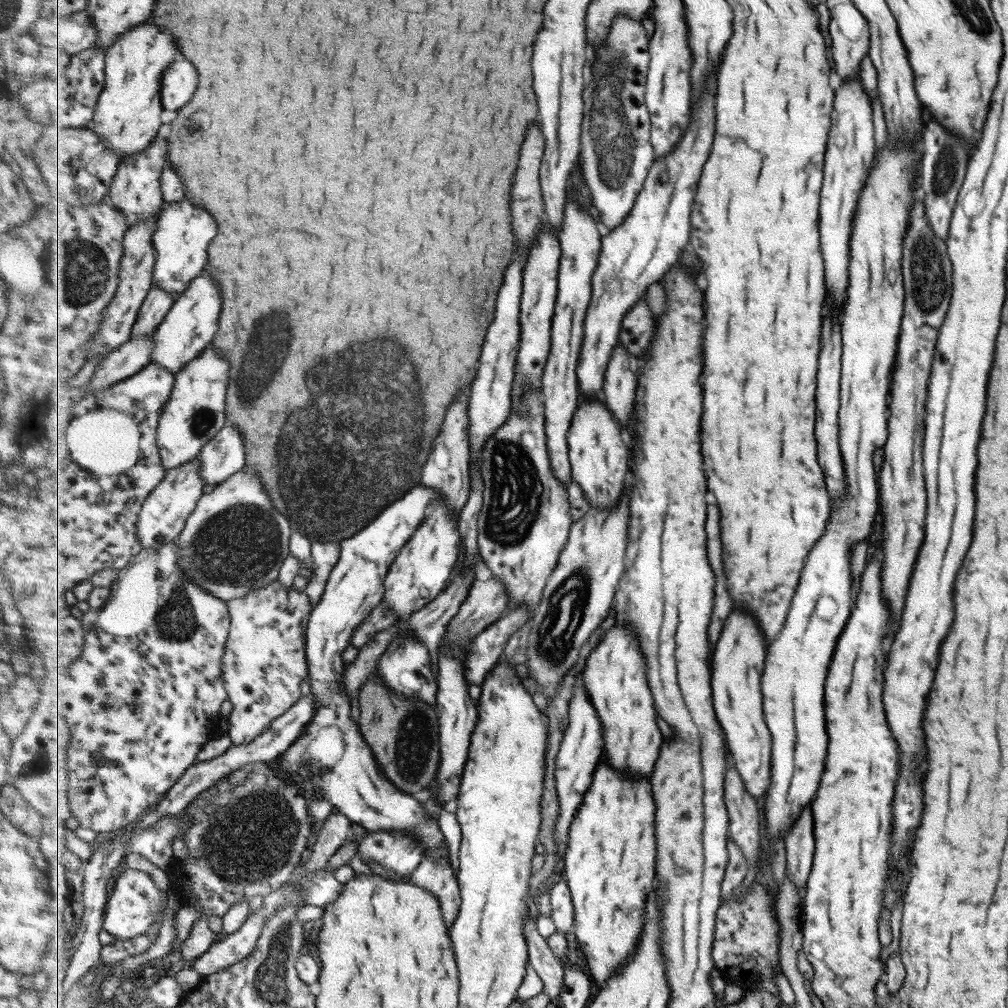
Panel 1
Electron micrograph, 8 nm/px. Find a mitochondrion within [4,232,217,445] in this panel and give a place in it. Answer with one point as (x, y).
(79, 268)

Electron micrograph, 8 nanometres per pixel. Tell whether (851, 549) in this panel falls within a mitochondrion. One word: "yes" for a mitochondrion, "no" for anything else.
no

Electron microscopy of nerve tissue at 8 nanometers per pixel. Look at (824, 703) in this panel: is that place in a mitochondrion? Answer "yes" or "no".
no

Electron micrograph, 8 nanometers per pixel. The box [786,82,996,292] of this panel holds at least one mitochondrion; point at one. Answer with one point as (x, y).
(947, 165)

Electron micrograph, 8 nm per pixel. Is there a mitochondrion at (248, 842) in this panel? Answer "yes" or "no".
yes

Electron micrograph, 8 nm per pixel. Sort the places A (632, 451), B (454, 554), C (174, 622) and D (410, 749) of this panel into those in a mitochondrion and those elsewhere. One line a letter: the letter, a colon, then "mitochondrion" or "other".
A: other
B: other
C: mitochondrion
D: mitochondrion

